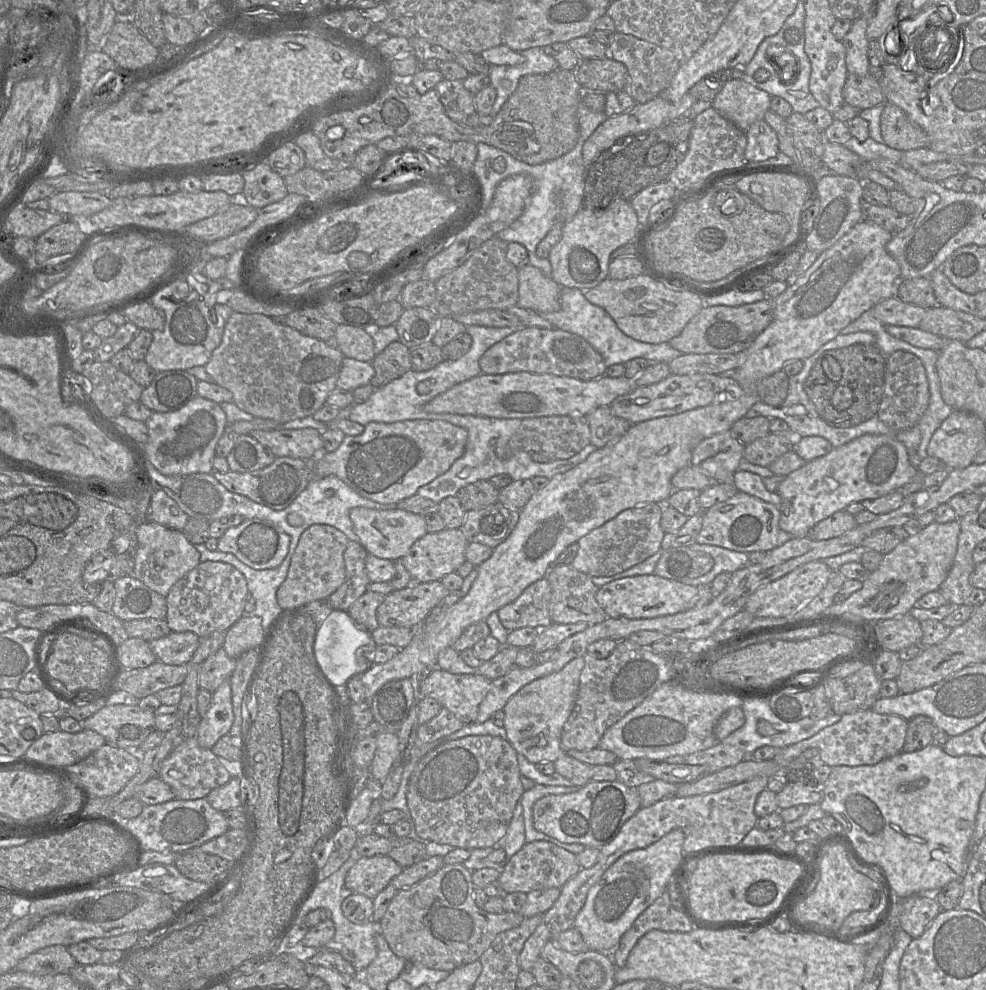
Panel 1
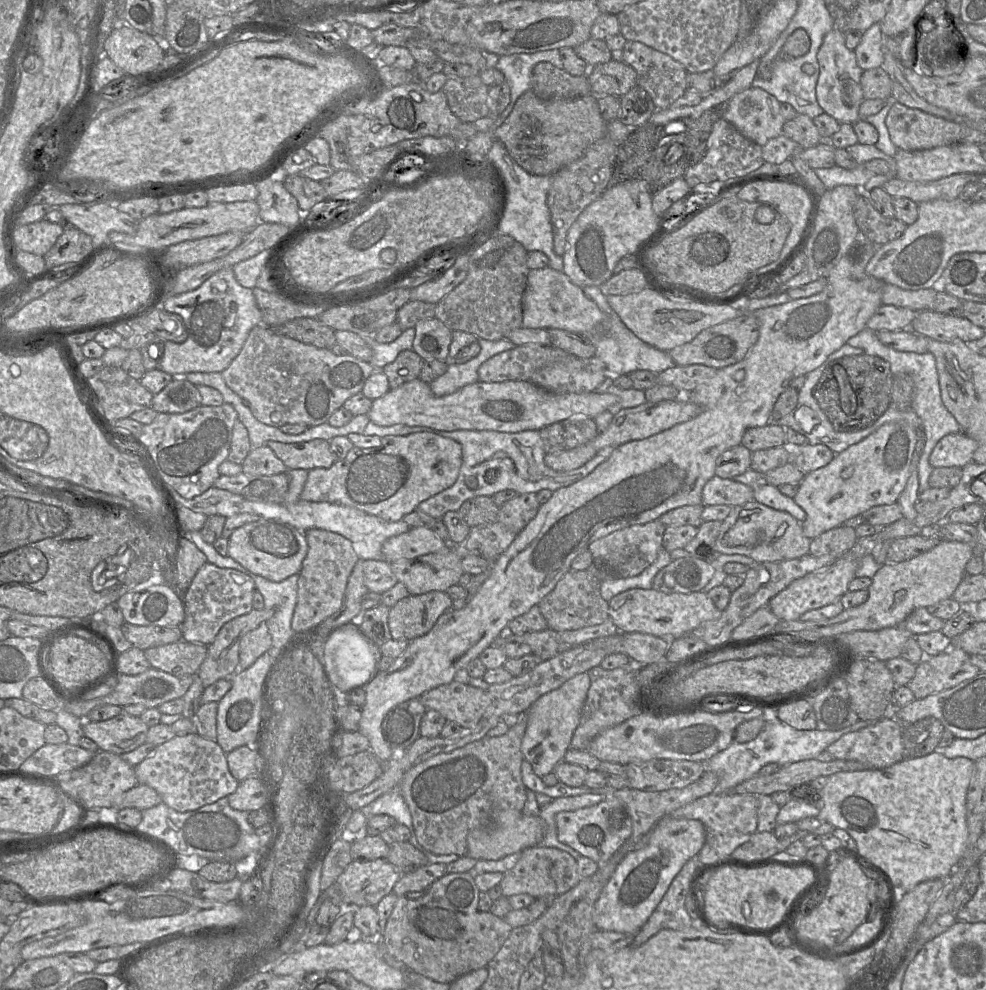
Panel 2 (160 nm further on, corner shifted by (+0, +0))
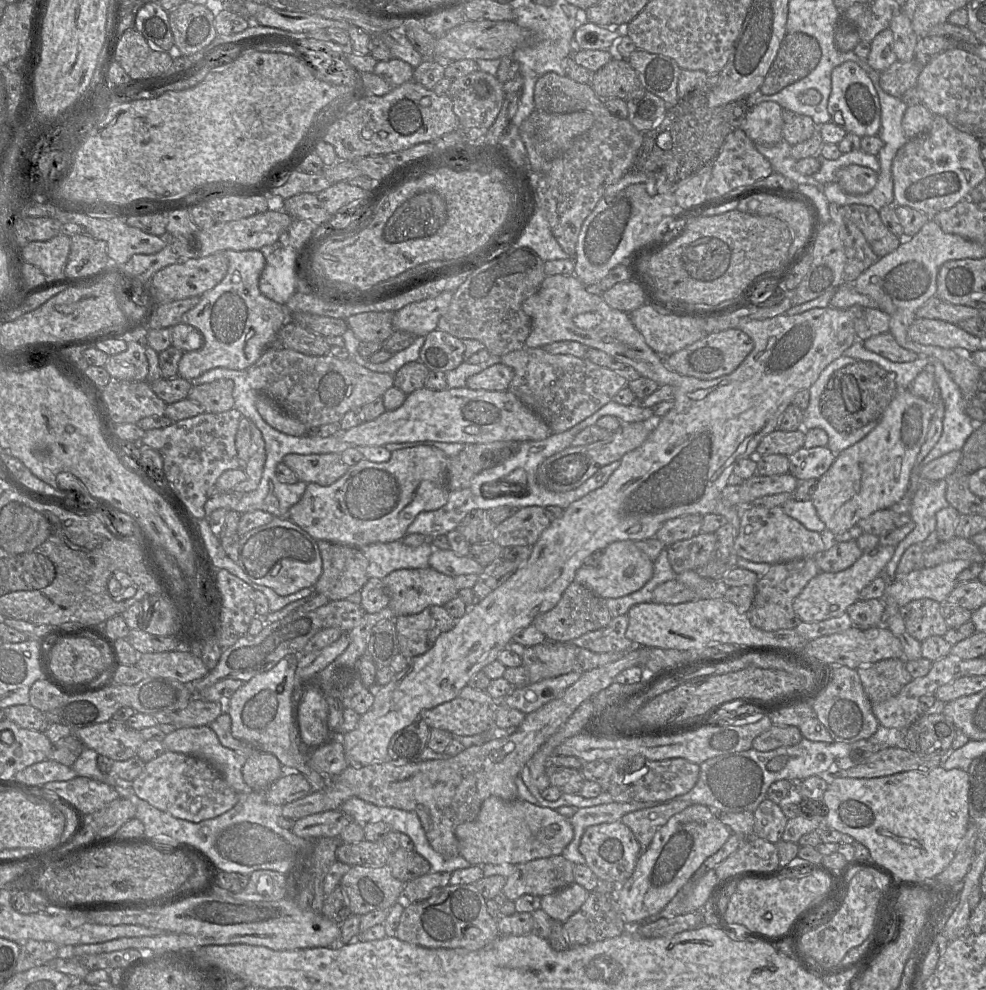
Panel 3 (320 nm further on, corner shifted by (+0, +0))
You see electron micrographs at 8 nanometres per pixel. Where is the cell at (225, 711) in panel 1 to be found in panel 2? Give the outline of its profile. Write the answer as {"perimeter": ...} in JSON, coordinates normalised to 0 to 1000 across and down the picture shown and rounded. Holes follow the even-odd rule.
{"perimeter":[[[271,659],[253,675],[241,677],[234,683],[234,695],[221,709],[220,716],[220,747],[224,757],[232,761],[237,757],[255,753],[264,758],[265,735],[268,724],[268,695],[274,679],[284,670],[287,662],[279,663]]]}

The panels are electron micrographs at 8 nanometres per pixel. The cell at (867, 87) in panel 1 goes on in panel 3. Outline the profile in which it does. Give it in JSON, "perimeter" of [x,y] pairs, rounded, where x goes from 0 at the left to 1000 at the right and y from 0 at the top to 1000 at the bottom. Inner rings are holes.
{"perimeter":[[[927,60],[909,62],[892,74],[892,87],[900,95],[914,99],[918,93],[930,87],[935,70],[936,67]]]}

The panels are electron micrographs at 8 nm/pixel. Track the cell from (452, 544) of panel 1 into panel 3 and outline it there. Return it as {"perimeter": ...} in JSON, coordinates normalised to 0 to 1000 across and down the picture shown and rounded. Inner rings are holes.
{"perimeter":[[[436,573],[401,576],[387,586],[396,604],[394,612],[398,615],[401,623],[424,620],[439,611],[450,612],[454,607],[463,603],[466,597],[459,583]]]}

